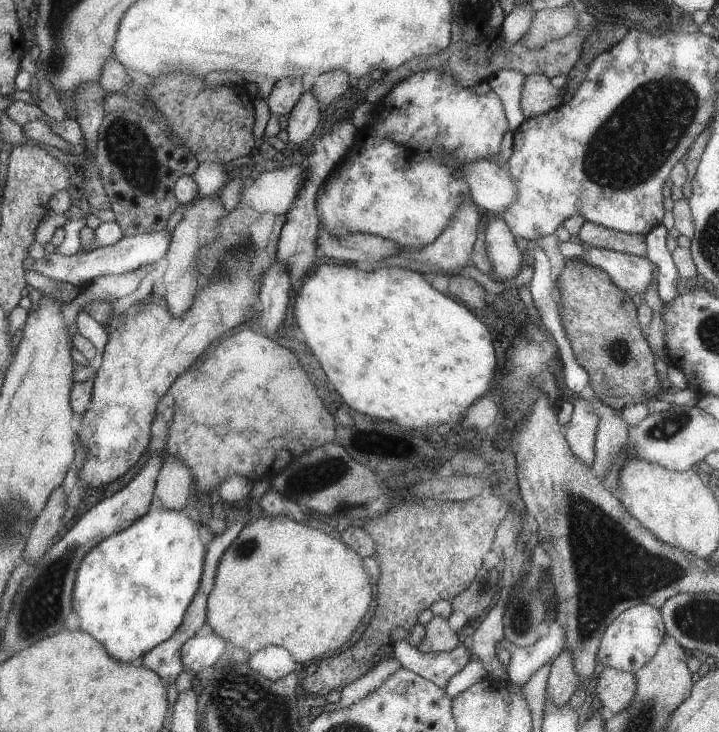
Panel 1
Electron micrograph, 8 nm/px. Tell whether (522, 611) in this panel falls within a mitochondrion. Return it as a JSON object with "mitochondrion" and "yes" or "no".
{"mitochondrion":"yes"}

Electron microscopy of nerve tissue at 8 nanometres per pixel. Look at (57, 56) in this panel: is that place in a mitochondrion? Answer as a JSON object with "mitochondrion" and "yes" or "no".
{"mitochondrion":"yes"}

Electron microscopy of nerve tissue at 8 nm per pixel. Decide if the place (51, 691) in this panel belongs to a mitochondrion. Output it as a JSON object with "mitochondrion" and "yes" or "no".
{"mitochondrion":"no"}

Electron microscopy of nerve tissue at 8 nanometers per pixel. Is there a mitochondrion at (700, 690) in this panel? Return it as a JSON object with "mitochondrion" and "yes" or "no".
{"mitochondrion":"no"}

